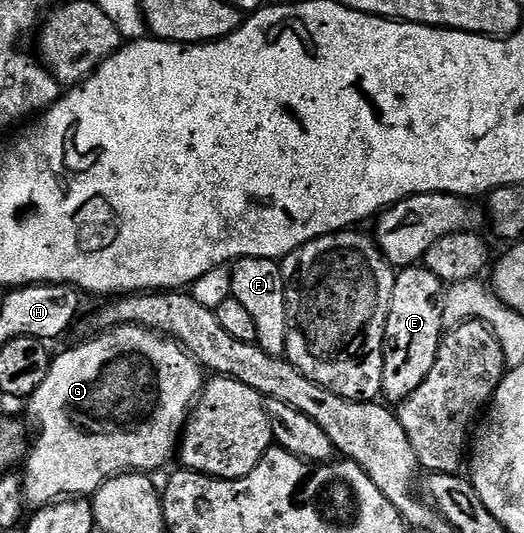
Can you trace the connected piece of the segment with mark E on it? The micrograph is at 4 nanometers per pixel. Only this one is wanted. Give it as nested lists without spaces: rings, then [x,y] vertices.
[[[409,267],[397,272],[384,332],[380,391],[385,402],[407,401],[410,395],[414,395],[414,391],[418,391],[418,387],[422,387],[422,379],[430,375],[430,367],[434,367],[434,359],[438,355],[440,338],[446,332],[444,309],[440,306],[440,292],[443,289],[446,289],[445,282],[423,267]]]

